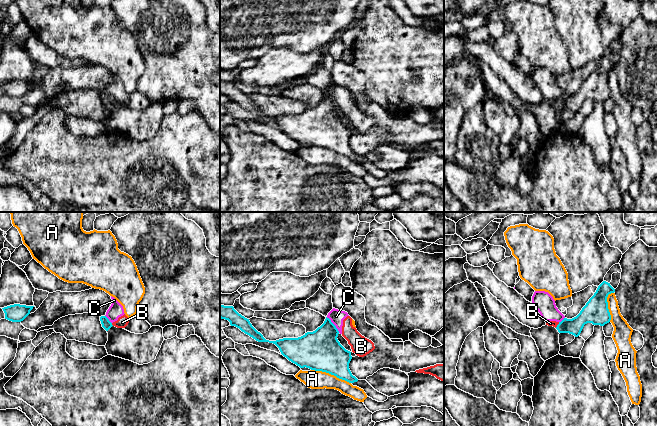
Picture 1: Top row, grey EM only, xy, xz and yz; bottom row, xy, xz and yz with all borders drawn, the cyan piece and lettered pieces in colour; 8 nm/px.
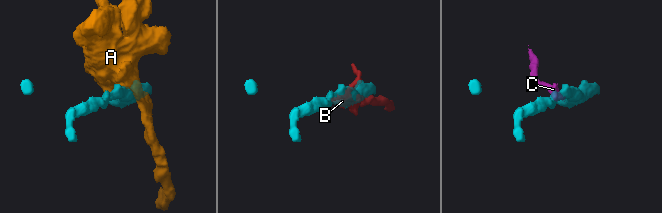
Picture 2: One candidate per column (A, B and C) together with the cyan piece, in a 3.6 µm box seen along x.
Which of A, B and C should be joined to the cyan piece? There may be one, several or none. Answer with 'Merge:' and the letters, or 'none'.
Merge: none

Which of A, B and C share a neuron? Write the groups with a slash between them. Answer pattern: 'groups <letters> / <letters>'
groups A / B C

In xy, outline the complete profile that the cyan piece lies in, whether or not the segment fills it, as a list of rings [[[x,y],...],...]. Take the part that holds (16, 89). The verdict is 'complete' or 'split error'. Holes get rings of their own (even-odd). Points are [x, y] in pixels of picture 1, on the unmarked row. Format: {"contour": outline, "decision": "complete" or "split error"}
{"contour": [[[14,80],[2,85],[5,89],[5,95],[12,98],[21,98],[30,90],[33,83],[34,82]]], "decision": "complete"}

